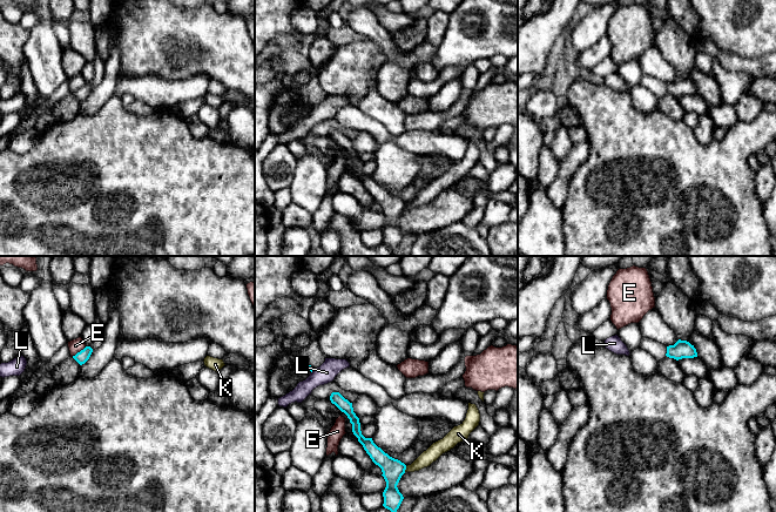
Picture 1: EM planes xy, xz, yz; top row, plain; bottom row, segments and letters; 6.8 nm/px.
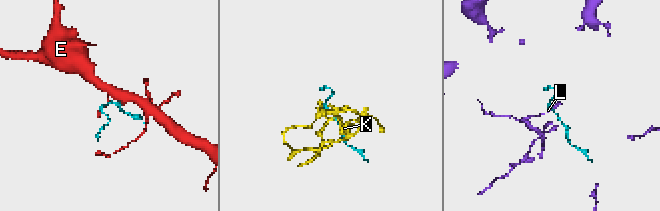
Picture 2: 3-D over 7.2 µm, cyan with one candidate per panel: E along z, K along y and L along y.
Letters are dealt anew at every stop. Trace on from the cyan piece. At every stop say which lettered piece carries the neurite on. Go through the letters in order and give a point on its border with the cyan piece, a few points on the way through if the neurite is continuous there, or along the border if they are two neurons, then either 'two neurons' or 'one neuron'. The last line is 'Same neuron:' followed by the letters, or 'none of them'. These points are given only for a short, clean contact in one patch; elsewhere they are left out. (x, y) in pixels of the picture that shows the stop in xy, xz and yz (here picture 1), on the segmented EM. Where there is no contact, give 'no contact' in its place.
E: contact xy (80, 351); border xy (86, 347), (72, 356); two neurons
K: contact xz (405, 469); border xz (406, 466), (404, 471); two neurons
L: contact xz (312, 370); border xz (315, 369), (311, 372); two neurons
Same neuron: none of them

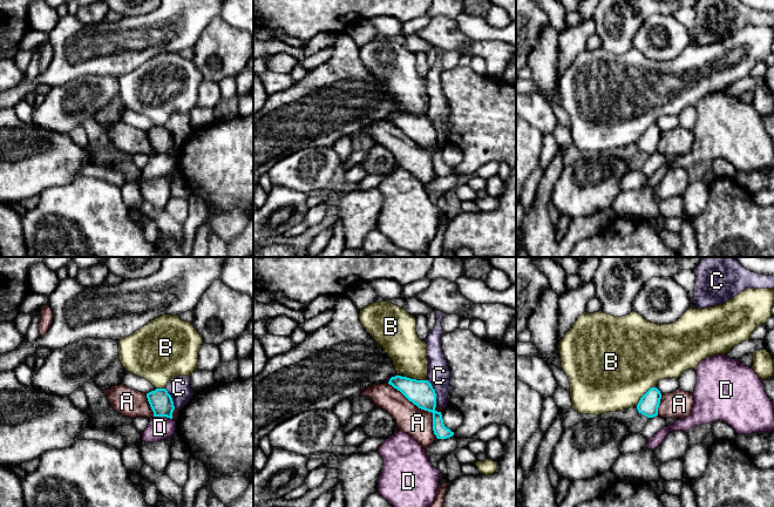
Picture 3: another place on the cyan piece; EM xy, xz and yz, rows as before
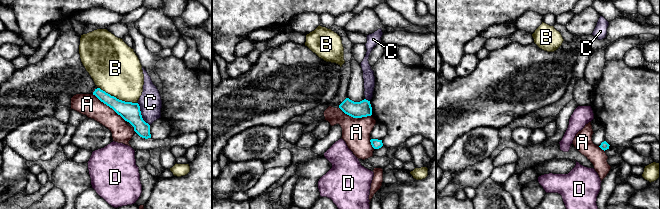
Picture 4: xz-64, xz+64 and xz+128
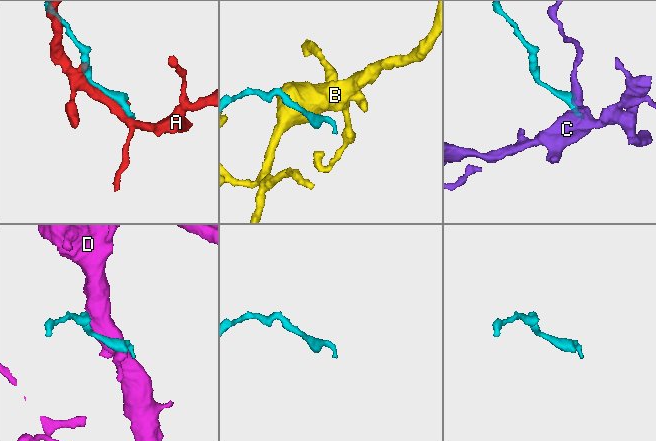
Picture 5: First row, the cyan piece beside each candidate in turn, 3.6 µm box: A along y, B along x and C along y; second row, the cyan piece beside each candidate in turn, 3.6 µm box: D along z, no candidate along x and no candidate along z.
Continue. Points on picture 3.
A: contact xz (422, 409); one neuron
B: contact yz (643, 396); two neurons
C: contact xz (434, 392); border xz (427, 379), (434, 390), (436, 404); two neurons
D: contact xy (163, 416); border xy (154, 416), (165, 416), (171, 419); two neurons
Same neuron: A

